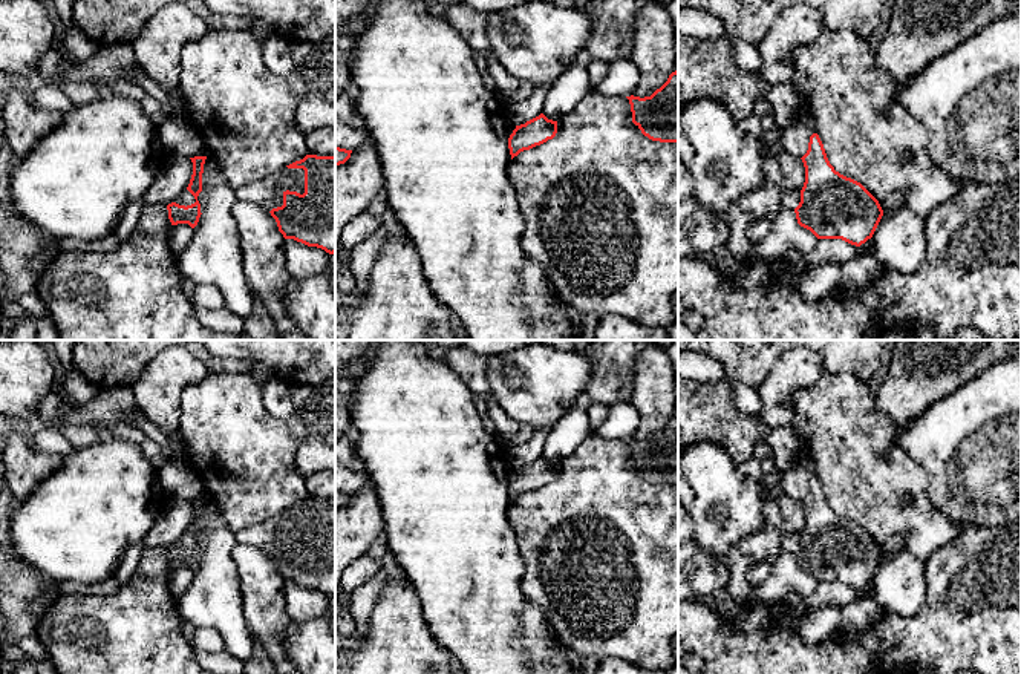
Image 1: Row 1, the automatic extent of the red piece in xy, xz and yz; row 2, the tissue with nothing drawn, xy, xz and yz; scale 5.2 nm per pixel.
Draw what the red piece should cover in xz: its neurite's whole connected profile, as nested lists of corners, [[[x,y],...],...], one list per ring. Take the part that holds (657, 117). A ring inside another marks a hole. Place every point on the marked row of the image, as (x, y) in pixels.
[[[678,69],[651,97],[626,97],[632,123],[644,136],[660,142],[678,142]]]

